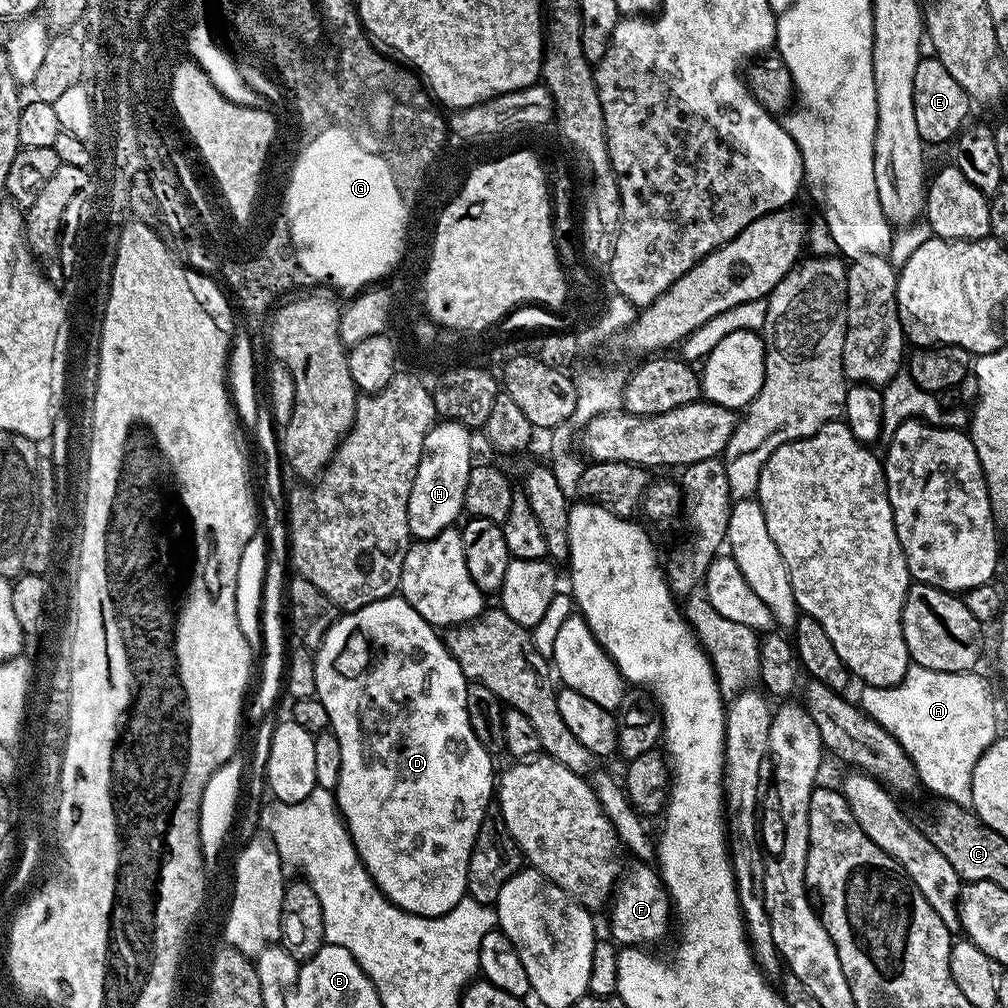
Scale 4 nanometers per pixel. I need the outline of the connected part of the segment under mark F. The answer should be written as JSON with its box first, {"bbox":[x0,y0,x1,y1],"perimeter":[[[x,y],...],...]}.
{"bbox":[607,863,674,946],"perimeter":[[[651,863],[630,864],[620,877],[607,909],[610,936],[620,946],[652,946],[648,944],[667,938],[668,927],[674,924],[674,909],[659,871]]]}

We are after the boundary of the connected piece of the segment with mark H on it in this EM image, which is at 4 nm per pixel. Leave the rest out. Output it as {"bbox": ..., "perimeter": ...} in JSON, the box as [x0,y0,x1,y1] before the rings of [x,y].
{"bbox":[408,419,474,541],"perimeter":[[[441,419],[432,425],[422,446],[422,458],[414,482],[410,486],[408,503],[408,534],[413,541],[429,540],[442,530],[453,527],[464,512],[466,482],[474,463],[472,436],[465,424]]]}

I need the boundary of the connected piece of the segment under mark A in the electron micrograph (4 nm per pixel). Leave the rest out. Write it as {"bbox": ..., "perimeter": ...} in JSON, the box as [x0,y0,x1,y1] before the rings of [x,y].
{"bbox":[858,663,998,808],"perimeter":[[[909,663],[903,682],[894,687],[870,687],[865,685],[858,699],[860,707],[874,718],[899,742],[907,756],[914,762],[923,787],[940,796],[947,803],[971,808],[973,804],[973,772],[978,758],[998,738],[998,710],[990,682],[977,671],[946,672],[929,670]]]}

